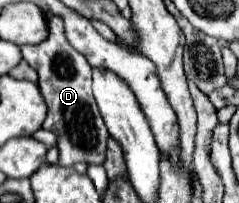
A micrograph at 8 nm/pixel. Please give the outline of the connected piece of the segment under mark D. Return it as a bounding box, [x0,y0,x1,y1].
[21,16,107,166]

